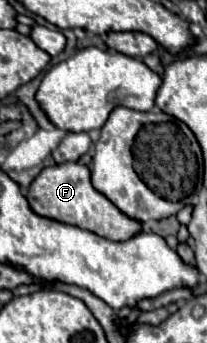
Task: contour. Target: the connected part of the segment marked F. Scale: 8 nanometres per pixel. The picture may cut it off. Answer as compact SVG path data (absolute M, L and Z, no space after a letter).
M61 163L45 167L29 185L29 207L41 217L55 219L67 225L77 225L111 241L127 241L141 229L141 225L133 219L127 219L127 215L123 215L105 195L95 191L95 187L89 181L89 175L89 169L79 163Z

